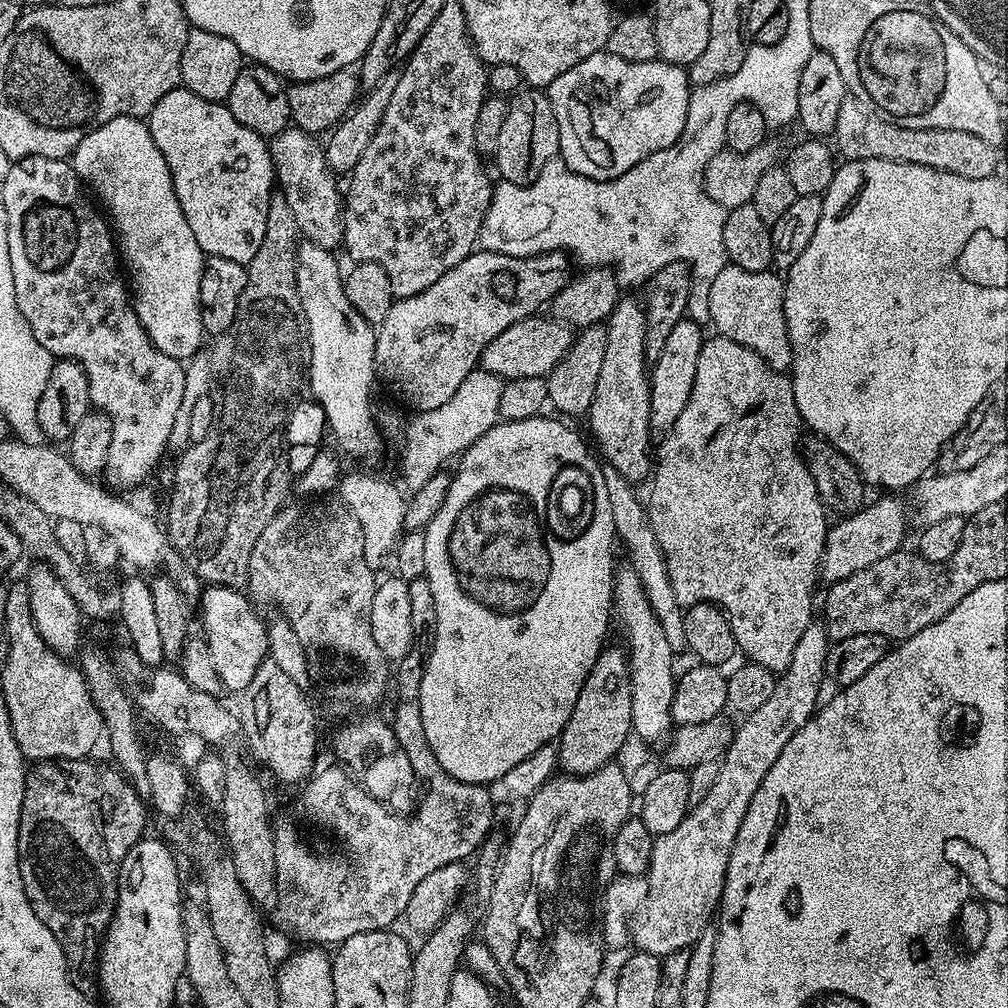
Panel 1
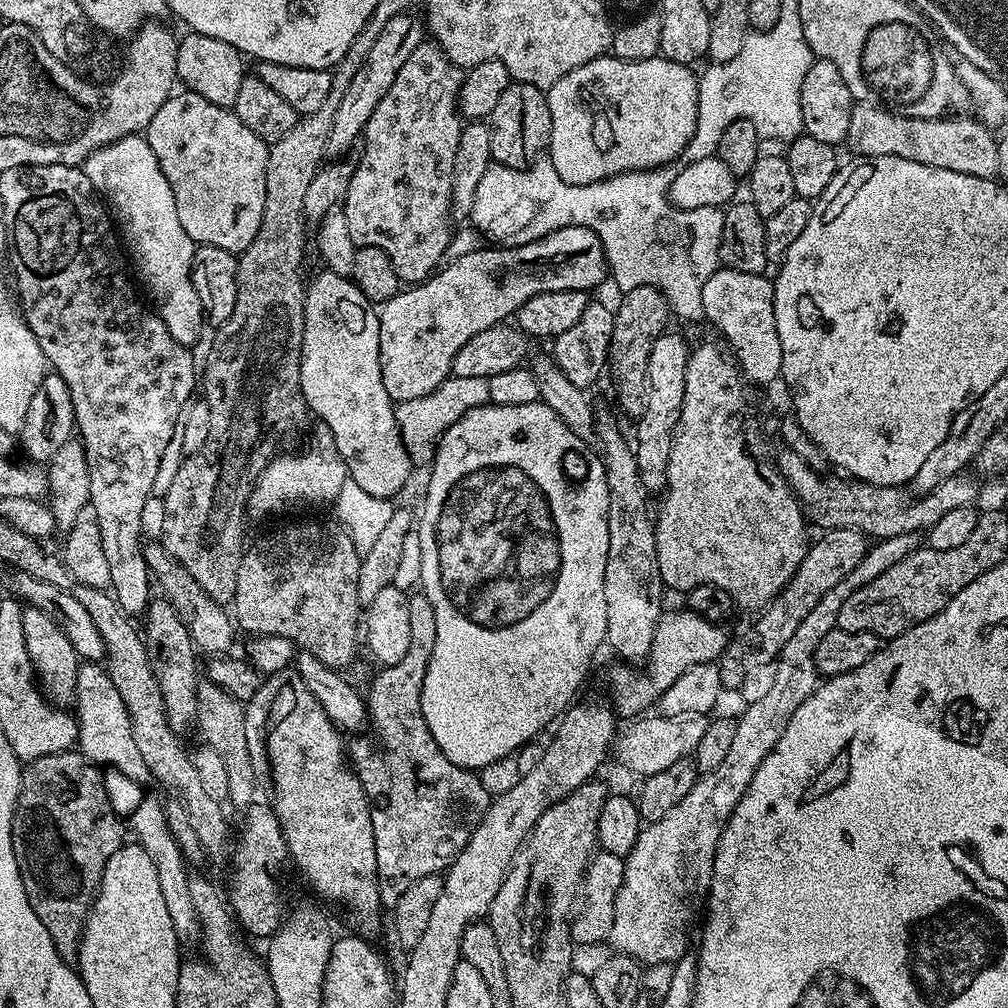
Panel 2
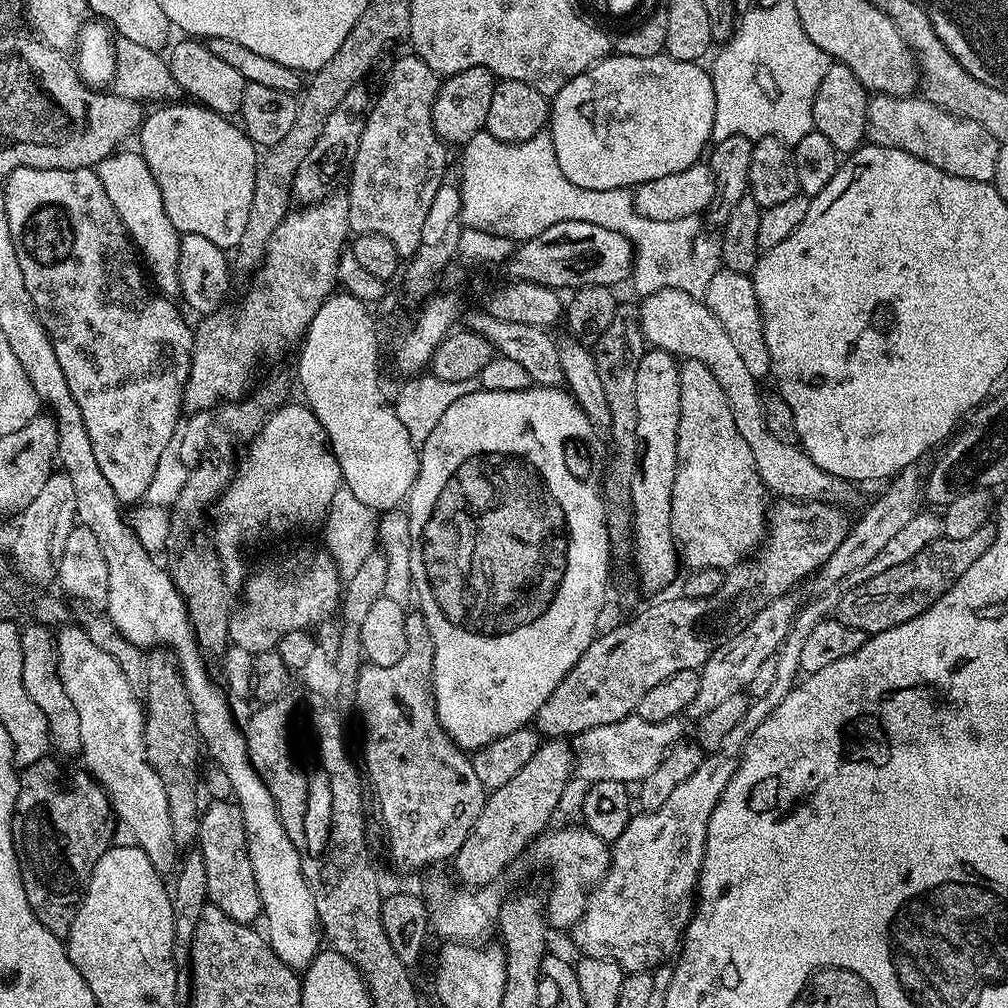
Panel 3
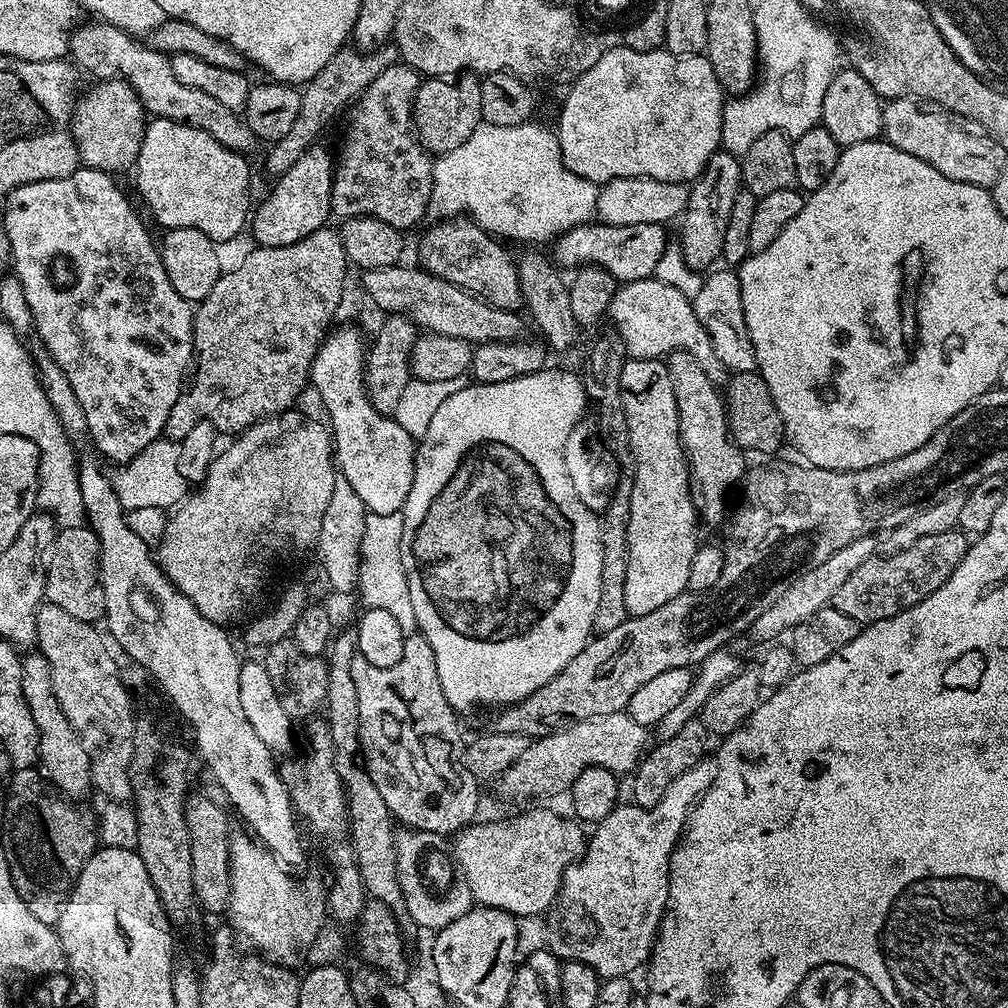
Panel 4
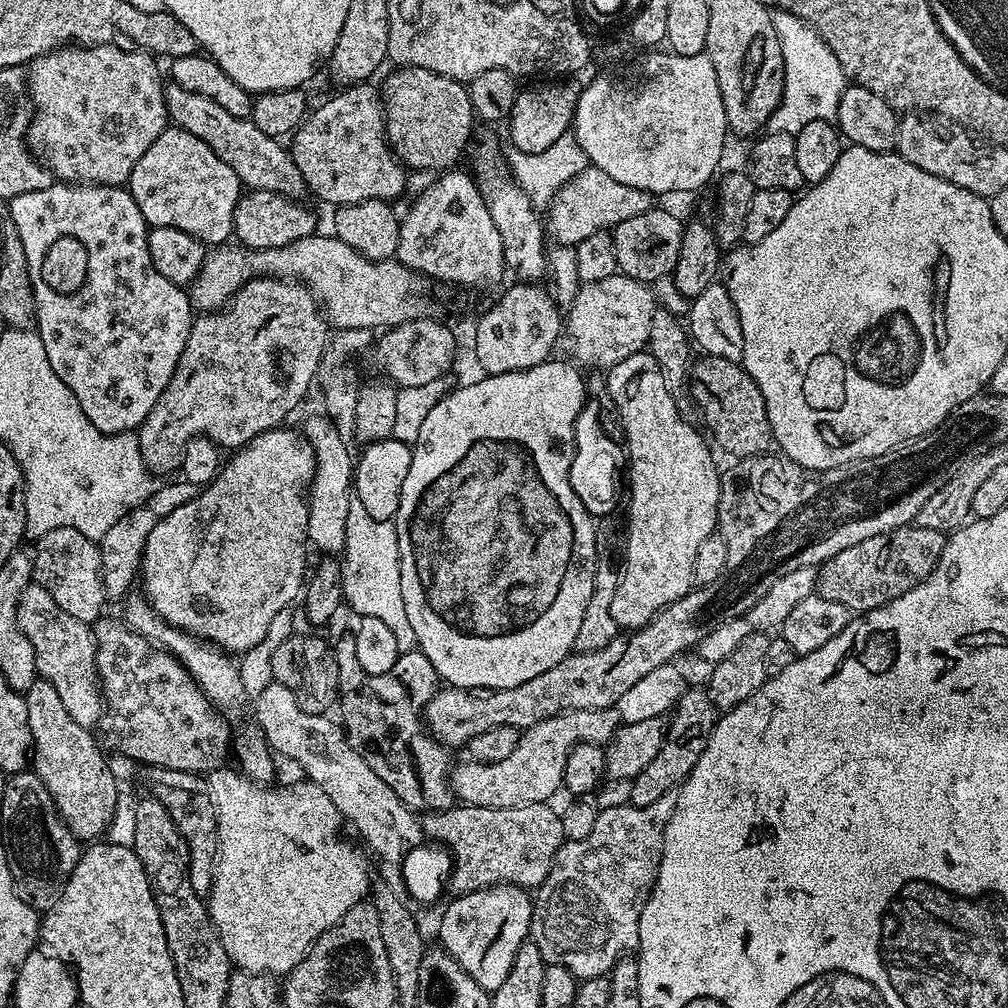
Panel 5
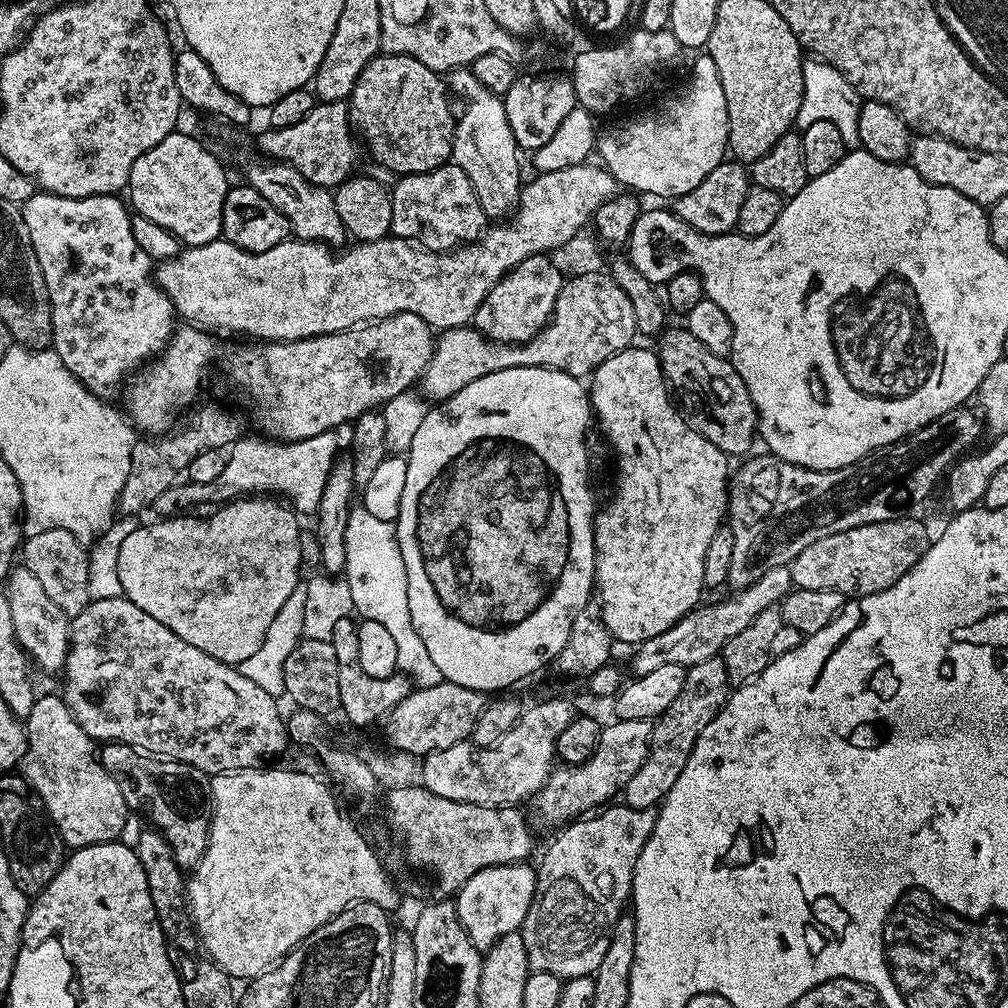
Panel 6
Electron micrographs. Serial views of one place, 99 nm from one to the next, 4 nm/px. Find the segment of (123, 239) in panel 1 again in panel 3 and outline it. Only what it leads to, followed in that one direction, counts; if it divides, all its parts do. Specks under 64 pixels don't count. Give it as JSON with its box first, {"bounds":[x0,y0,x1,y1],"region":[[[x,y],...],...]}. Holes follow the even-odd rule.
{"bounds":[98,150,181,298],"region":[[[136,150],[124,151],[113,152],[98,166],[102,190],[106,190],[106,198],[114,202],[114,210],[118,210],[118,216],[122,218],[137,253],[142,257],[143,267],[151,283],[163,295],[169,298],[179,297],[178,254],[181,233],[176,231],[174,222],[166,218],[166,210],[162,206],[162,190],[158,190],[158,182],[154,182],[154,174],[150,166],[146,166],[144,157]]]}

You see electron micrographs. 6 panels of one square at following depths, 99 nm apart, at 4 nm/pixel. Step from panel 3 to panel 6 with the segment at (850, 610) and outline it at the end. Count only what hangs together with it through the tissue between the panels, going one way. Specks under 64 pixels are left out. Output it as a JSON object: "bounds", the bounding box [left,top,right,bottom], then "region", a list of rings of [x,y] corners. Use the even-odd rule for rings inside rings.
{"bounds":[790,514,930,598],"region":[[[901,514],[894,520],[886,522],[870,522],[866,526],[854,526],[854,530],[842,530],[838,534],[830,534],[826,538],[818,538],[798,558],[794,558],[790,565],[792,570],[792,583],[802,590],[834,590],[845,598],[869,596],[886,590],[902,574],[906,574],[922,558],[928,548],[930,535],[924,529],[920,520],[915,520],[912,514]]]}

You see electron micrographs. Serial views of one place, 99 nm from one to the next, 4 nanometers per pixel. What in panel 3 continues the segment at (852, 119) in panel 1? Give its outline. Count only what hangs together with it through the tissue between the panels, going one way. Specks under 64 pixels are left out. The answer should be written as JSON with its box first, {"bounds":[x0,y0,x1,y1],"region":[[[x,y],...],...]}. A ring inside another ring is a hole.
{"bounds":[866,94,1001,182],"region":[[[883,94],[869,95],[866,106],[867,139],[877,144],[885,144],[887,148],[900,148],[906,154],[914,154],[914,158],[922,158],[922,162],[930,162],[946,174],[954,174],[958,178],[970,178],[974,182],[991,182],[994,178],[994,169],[998,167],[1001,141],[996,140],[994,134],[990,134],[990,130],[986,130],[986,126],[978,122],[968,120],[965,116],[953,116],[943,108],[937,108],[927,98],[916,99]]]}

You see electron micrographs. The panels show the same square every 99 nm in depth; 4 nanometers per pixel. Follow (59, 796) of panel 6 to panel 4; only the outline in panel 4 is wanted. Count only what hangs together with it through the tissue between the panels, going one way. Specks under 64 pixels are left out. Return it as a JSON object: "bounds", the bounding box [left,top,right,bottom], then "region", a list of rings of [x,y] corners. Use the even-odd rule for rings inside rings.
{"bounds":[22,650,91,798],"region":[[[39,650],[29,651],[22,659],[22,694],[26,698],[26,706],[30,706],[30,714],[34,714],[34,726],[38,726],[40,731],[39,763],[44,764],[43,771],[47,779],[69,798],[91,793],[90,758],[74,726],[70,726],[66,714],[62,714],[58,698],[54,698],[54,682],[50,682],[50,662],[46,662]]]}

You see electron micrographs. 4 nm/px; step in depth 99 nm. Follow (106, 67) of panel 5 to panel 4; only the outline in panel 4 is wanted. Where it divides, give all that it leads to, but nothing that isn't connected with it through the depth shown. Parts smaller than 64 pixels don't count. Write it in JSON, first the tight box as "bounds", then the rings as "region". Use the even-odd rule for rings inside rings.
{"bounds":[71,78,146,174],"region":[[[105,78],[92,85],[81,100],[79,97],[75,101],[72,109],[71,133],[76,139],[81,165],[109,174],[117,174],[123,168],[131,169],[140,153],[146,127],[143,102],[124,78]]]}

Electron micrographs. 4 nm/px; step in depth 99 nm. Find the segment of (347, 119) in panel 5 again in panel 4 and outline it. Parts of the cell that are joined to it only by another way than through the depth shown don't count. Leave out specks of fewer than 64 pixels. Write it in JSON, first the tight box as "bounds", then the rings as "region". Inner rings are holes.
{"bounds":[332,64,433,230],"region":[[[391,64],[389,68],[382,70],[382,74],[378,74],[378,78],[374,78],[374,82],[370,82],[370,86],[347,113],[348,129],[344,132],[344,149],[340,156],[338,152],[332,178],[332,211],[337,217],[373,216],[401,230],[412,228],[420,219],[425,219],[432,197],[433,157],[420,143],[414,127],[416,91],[420,89],[421,83],[420,73],[407,64]]]}

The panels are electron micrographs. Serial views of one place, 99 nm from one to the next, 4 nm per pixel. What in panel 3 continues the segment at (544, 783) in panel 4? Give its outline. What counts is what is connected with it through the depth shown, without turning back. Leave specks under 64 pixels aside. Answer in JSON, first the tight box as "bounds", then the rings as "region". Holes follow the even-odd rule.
{"bounds":[574,714,685,786],"region":[[[635,714],[610,722],[606,726],[594,726],[580,733],[574,740],[574,768],[584,782],[613,780],[629,786],[645,780],[662,762],[677,740],[685,735],[679,719],[666,722],[646,722]]]}

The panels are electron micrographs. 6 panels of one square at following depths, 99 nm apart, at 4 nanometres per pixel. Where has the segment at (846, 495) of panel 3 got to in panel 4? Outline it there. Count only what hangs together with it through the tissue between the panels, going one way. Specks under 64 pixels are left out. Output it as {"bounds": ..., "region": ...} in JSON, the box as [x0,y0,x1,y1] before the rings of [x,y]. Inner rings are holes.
{"bounds":[607,278,726,385],"region":[[[649,278],[646,280],[629,280],[617,287],[610,306],[607,319],[612,319],[611,327],[620,335],[625,353],[633,360],[658,360],[667,357],[669,352],[685,352],[702,365],[706,370],[706,378],[714,385],[723,385],[726,369],[724,363],[714,352],[714,342],[710,342],[710,334],[698,322],[698,314],[694,314],[692,301],[683,296],[674,286],[666,286],[666,282]]]}

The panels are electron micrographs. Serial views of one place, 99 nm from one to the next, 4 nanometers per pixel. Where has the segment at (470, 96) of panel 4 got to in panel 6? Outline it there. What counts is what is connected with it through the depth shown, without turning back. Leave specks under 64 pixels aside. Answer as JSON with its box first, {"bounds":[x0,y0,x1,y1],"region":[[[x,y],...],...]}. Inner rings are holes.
{"bounds":[346,56,456,176],"region":[[[375,56],[366,66],[366,70],[362,70],[362,74],[358,76],[358,82],[346,103],[353,133],[362,141],[363,147],[364,144],[368,147],[369,154],[382,167],[389,168],[400,176],[409,176],[441,168],[451,161],[452,139],[456,133],[453,101],[441,73],[432,72],[430,66],[422,66],[422,62],[409,56]]]}

